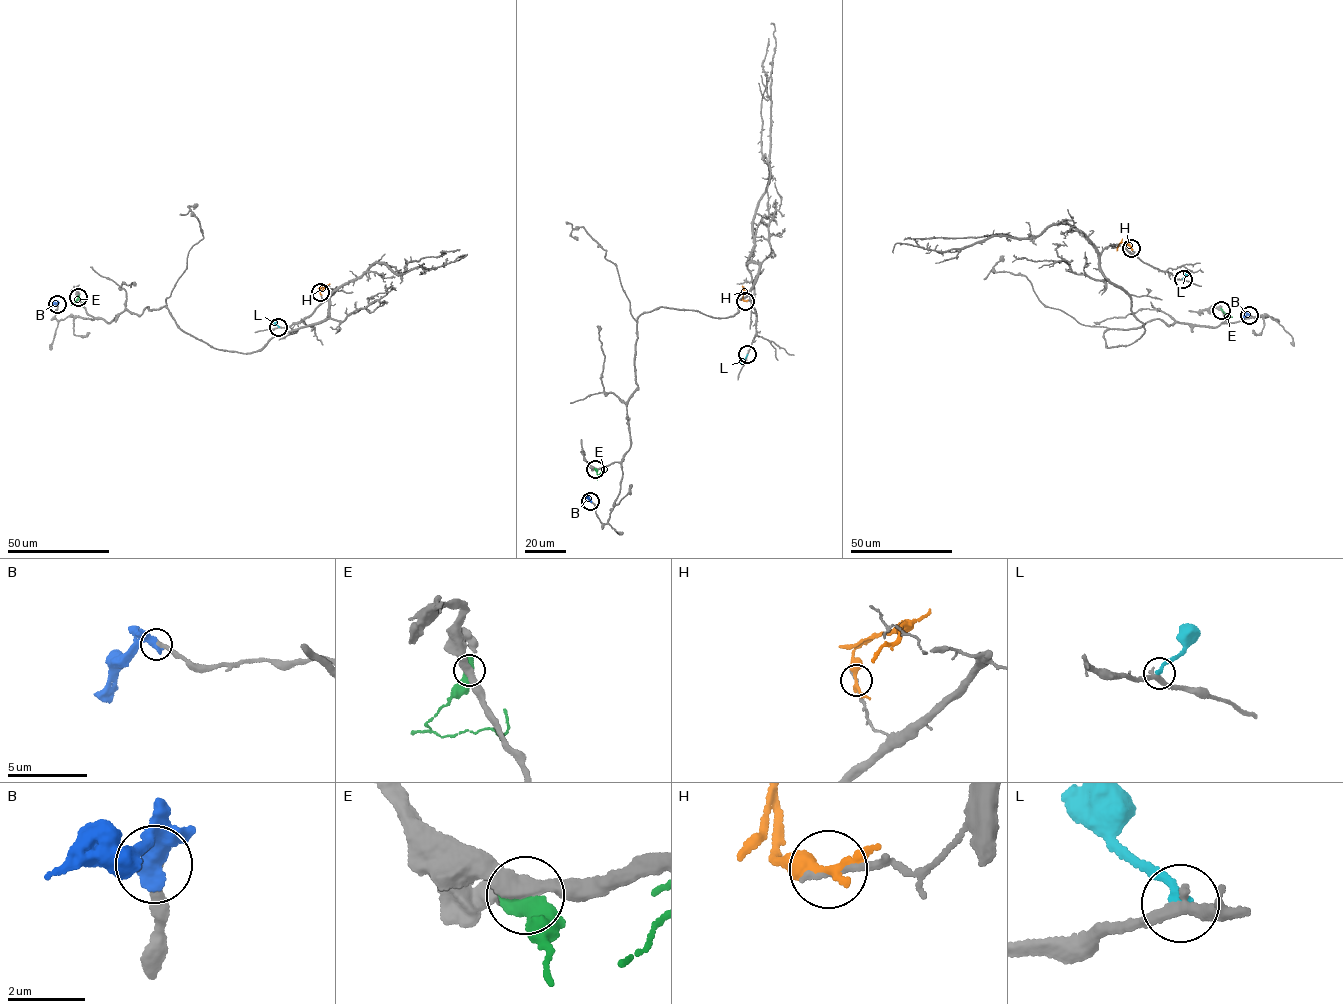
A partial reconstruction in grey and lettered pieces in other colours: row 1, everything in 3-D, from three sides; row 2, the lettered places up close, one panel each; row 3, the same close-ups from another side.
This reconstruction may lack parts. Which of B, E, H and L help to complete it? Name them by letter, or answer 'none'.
B

